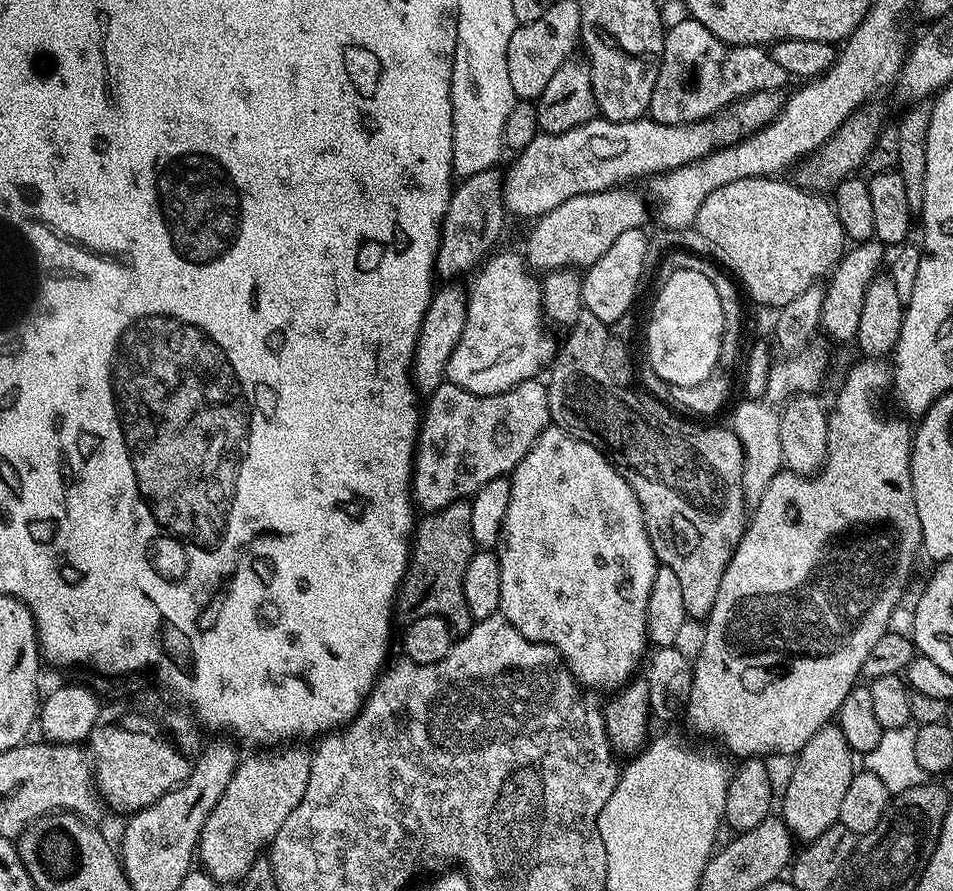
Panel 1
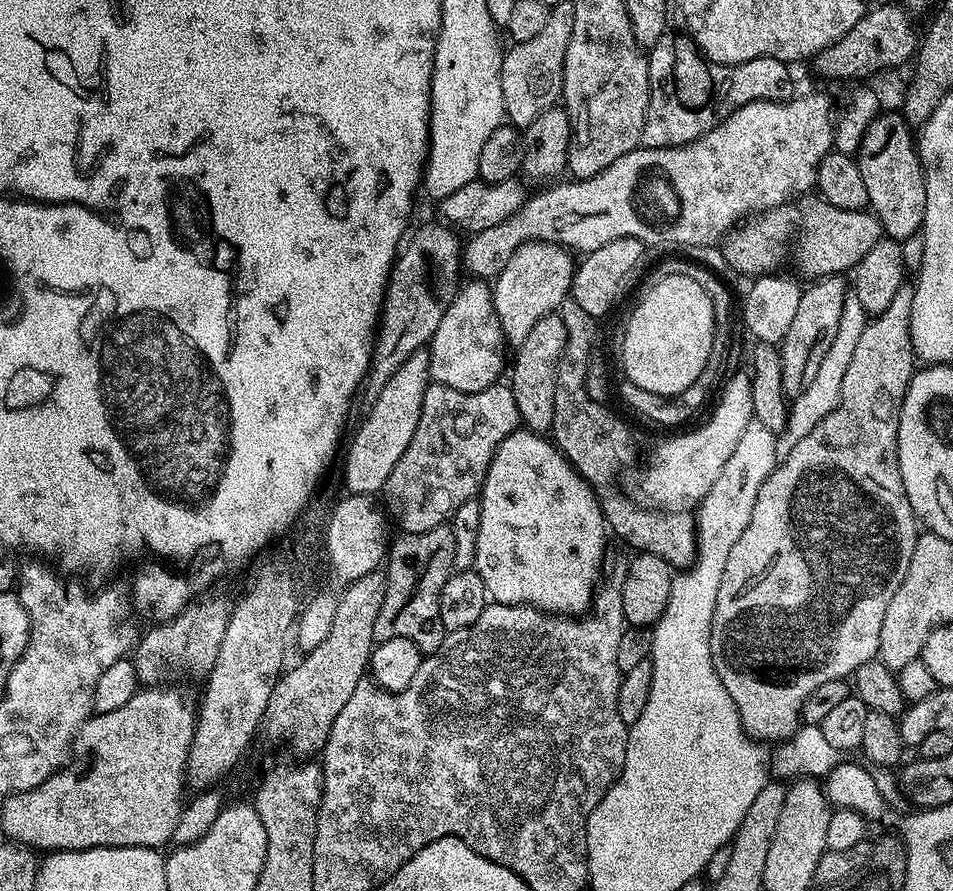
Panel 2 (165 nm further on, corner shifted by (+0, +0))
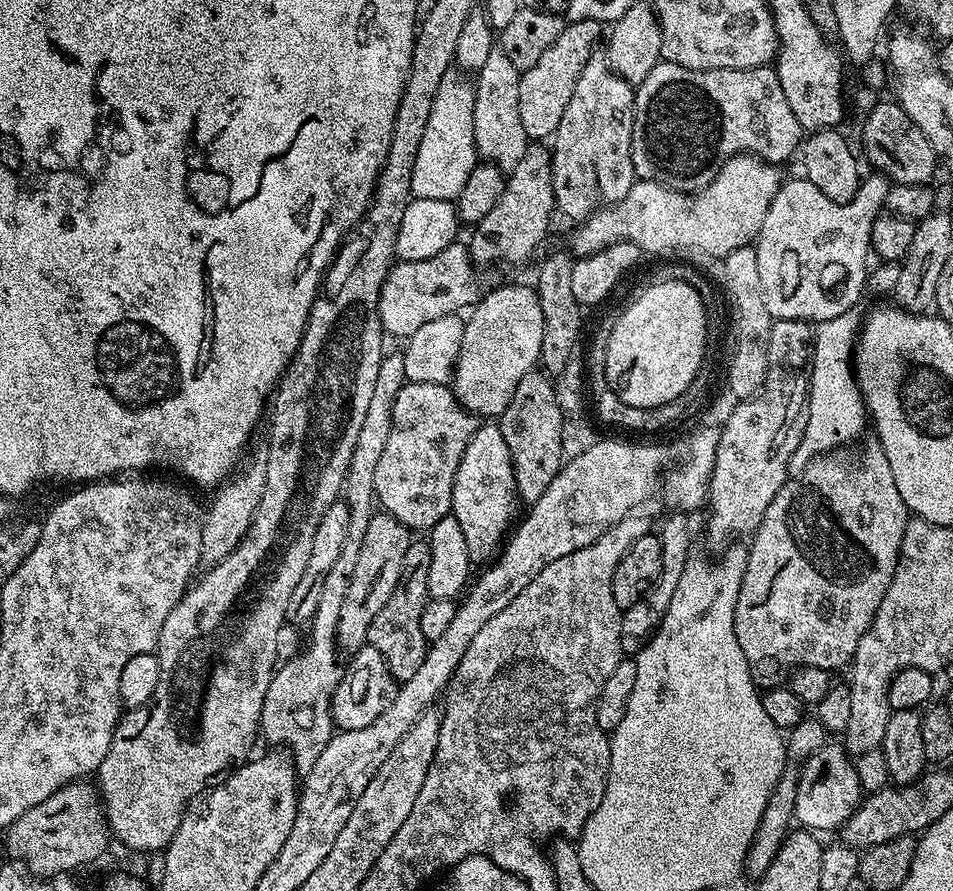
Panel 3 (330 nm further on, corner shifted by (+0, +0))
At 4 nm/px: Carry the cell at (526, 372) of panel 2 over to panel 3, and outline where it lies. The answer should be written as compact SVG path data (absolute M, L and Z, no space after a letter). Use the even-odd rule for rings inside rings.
M540 370L528 372L518 384L510 406L498 422L500 432L511 452L517 495L523 503L538 501L560 472L565 459L562 450L563 422L563 412L557 400L553 379Z

